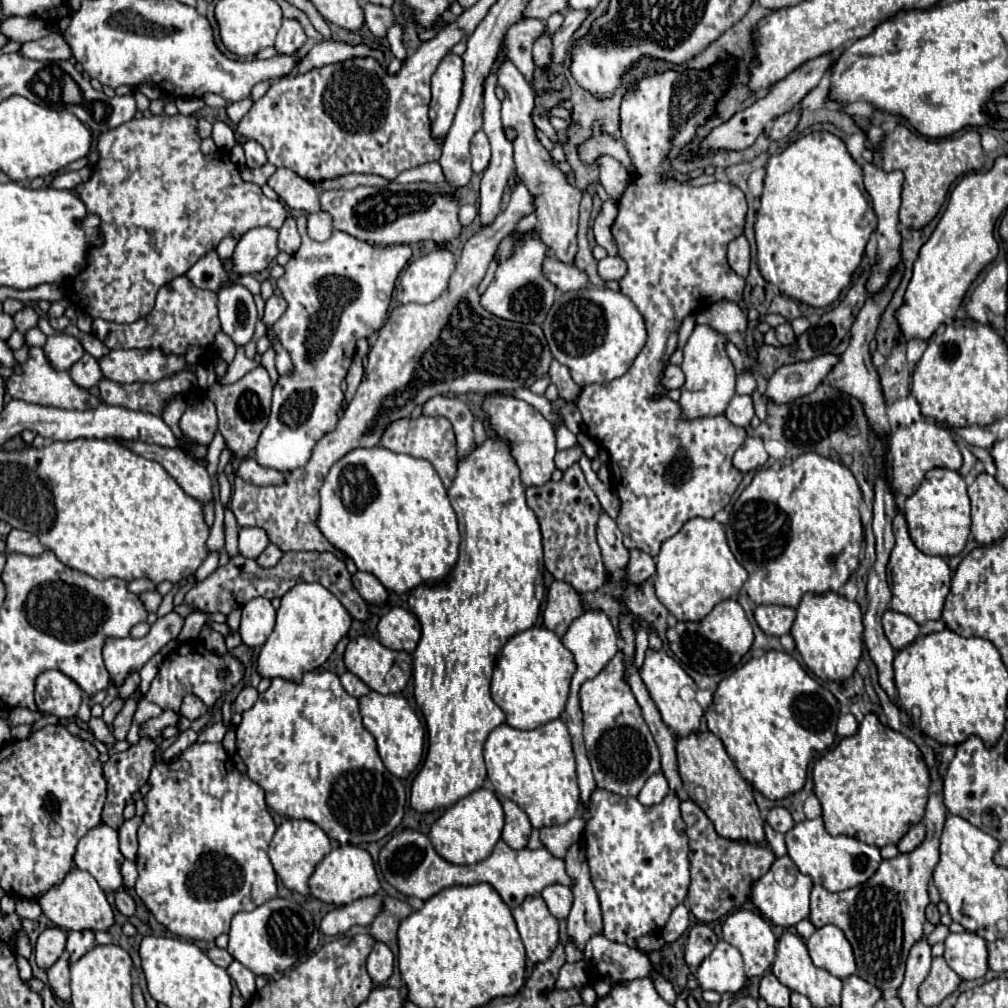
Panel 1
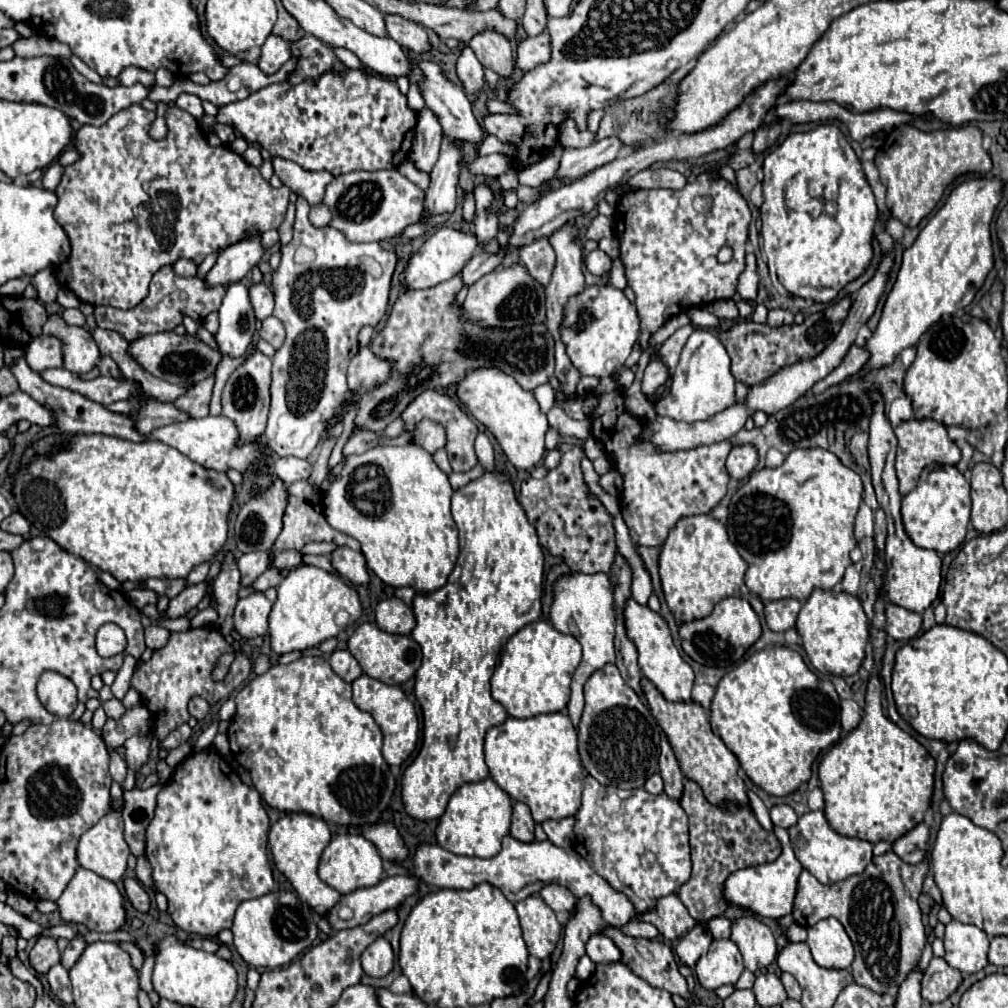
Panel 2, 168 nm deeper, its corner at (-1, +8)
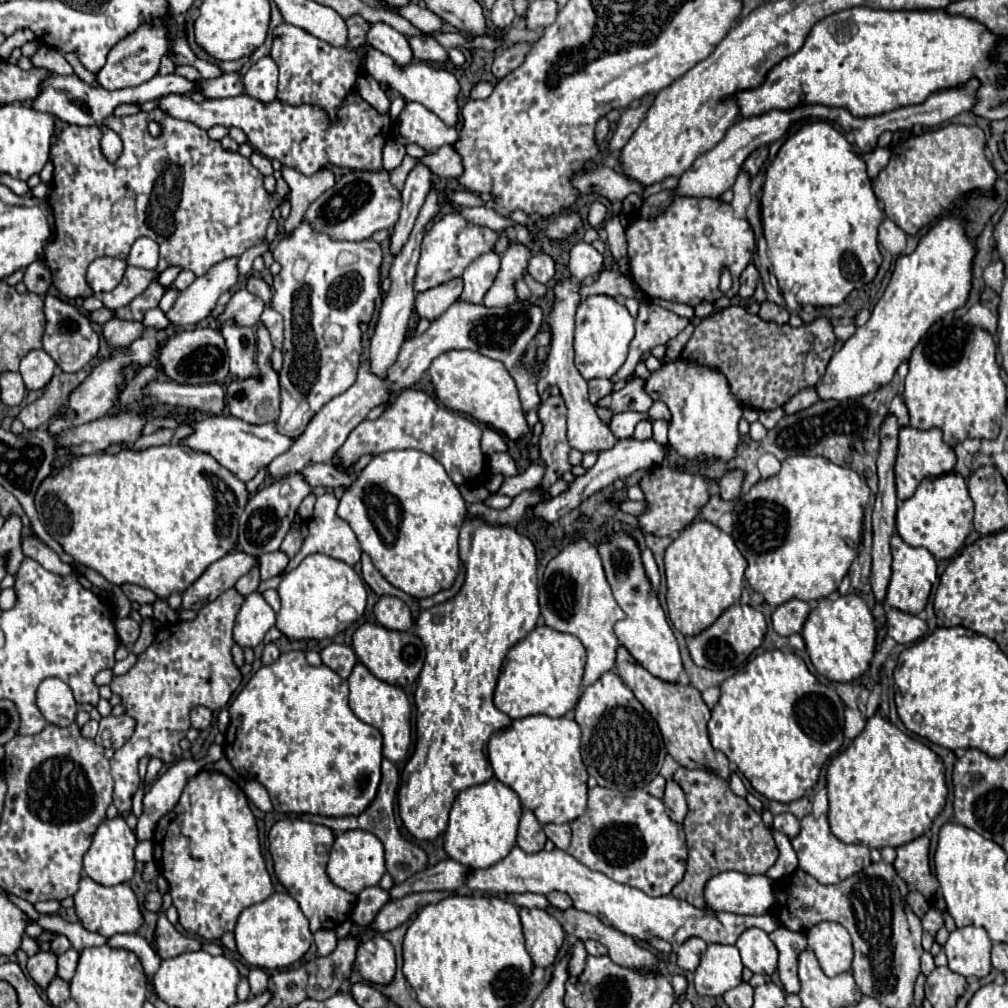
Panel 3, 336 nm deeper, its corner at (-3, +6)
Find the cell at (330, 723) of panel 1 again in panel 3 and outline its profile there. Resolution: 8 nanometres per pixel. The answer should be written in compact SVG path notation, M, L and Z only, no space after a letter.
M301 651L283 653L275 663L271 663L267 667L261 667L251 677L251 681L243 687L243 691L231 703L229 713L231 713L231 723L229 723L229 729L225 733L225 743L223 743L225 757L229 759L229 763L233 765L233 769L243 779L247 779L247 781L249 779L255 779L255 781L259 781L267 789L267 793L271 797L271 803L273 803L273 811L277 811L277 813L313 813L313 815L325 815L325 817L349 817L349 815L355 815L357 817L375 799L377 787L379 787L379 781L381 781L381 761L383 761L381 749L383 749L383 737L381 737L381 733L375 727L363 723L349 709L349 683L345 679L341 679L327 665L319 665L319 667L309 665L305 661L305 653L301 653Z

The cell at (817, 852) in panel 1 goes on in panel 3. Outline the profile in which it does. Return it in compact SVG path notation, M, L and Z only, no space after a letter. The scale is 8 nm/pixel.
M807 815L801 819L801 833L791 839L791 845L799 857L799 867L813 875L821 885L833 885L833 883L841 883L847 877L859 873L861 869L871 864L869 854L865 851L870 851L865 845L847 845L843 841L839 841L827 823L827 815L821 815L819 819L815 819L813 815Z

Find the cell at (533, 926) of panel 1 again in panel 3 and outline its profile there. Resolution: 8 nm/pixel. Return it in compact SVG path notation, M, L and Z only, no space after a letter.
M519 909L527 953L533 963L539 967L549 967L555 963L559 947L563 945L565 931L555 917L551 917L543 909Z

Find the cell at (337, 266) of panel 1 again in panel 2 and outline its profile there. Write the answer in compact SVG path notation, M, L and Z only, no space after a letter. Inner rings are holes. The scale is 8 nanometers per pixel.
M305 199L295 203L295 225L293 239L287 245L281 245L281 263L273 271L273 295L275 311L273 315L283 323L287 339L283 347L273 357L273 383L271 383L271 413L267 421L265 439L267 445L279 455L295 455L307 459L313 455L321 443L321 431L325 421L335 413L343 395L347 393L347 365L359 349L357 335L363 325L375 327L387 311L389 301L389 283L395 271L397 255L395 251L383 249L379 243L349 243L341 231L333 227L313 227L309 221L311 205ZM297 247L311 247L315 251L315 261L309 265L297 265L293 261Z

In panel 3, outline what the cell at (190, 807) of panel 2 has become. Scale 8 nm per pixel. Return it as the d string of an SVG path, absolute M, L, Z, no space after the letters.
M199 771L193 775L171 813L163 815L153 833L155 865L167 879L173 905L179 913L179 923L185 931L215 941L223 933L235 929L235 921L245 907L265 901L273 893L273 883L265 867L265 859L259 843L259 829L255 815L249 809L249 801L243 789L219 771Z

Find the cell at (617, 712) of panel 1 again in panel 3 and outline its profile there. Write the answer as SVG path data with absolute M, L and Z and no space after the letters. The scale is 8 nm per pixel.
M617 669L603 673L603 677L599 677L593 685L585 687L575 709L575 721L583 731L583 763L587 773L597 779L599 787L617 791L645 789L659 775L667 755L661 731L651 713L623 683Z

